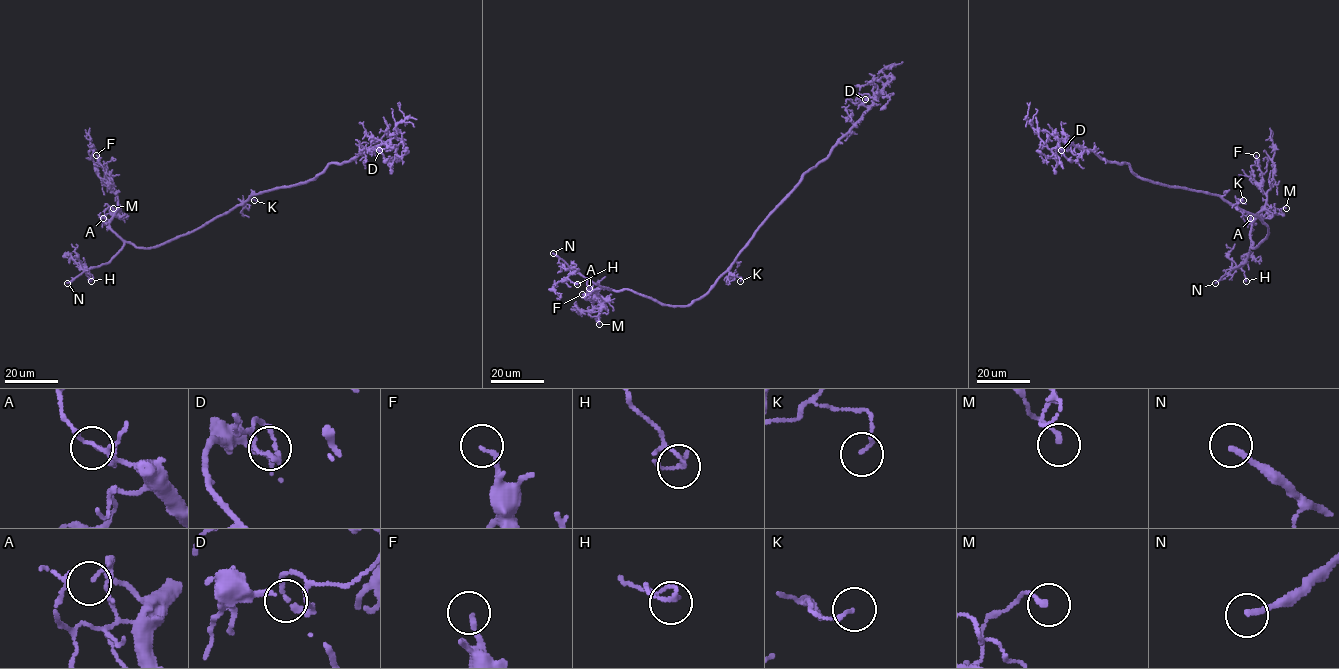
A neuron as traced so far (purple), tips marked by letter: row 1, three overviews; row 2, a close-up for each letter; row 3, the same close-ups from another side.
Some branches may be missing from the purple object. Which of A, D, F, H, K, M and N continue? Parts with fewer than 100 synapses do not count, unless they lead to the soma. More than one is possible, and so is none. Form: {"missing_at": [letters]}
{"missing_at": ["N"]}

